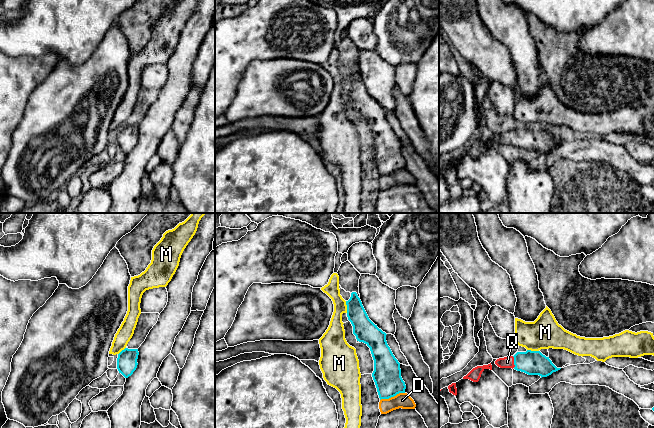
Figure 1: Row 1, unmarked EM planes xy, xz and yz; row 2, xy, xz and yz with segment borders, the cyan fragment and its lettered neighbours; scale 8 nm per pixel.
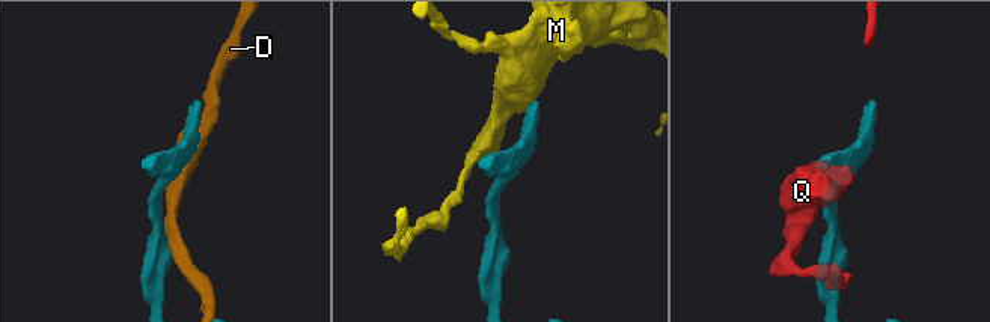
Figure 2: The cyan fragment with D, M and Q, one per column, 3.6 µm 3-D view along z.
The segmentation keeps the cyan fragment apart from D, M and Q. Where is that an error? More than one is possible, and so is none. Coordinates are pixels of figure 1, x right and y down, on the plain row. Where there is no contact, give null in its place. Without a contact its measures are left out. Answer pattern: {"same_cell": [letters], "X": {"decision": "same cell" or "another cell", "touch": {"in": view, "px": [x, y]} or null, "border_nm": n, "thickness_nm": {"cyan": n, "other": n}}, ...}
{"same_cell": ["Q"], "D": {"decision": "another cell", "touch": {"in": "xz", "px": [392, 172]}, "border_nm": 220, "thickness_nm": {"cyan": 220, "other": 130}}, "M": {"decision": "another cell", "touch": {"in": "xz", "px": [347, 83]}, "border_nm": 100, "thickness_nm": {"cyan": 180, "other": 160}}, "Q": {"decision": "same cell", "touch": {"in": "yz", "px": [514, 138]}, "border_nm": 100, "thickness_nm": {"cyan": 190, "other": 100}}}

